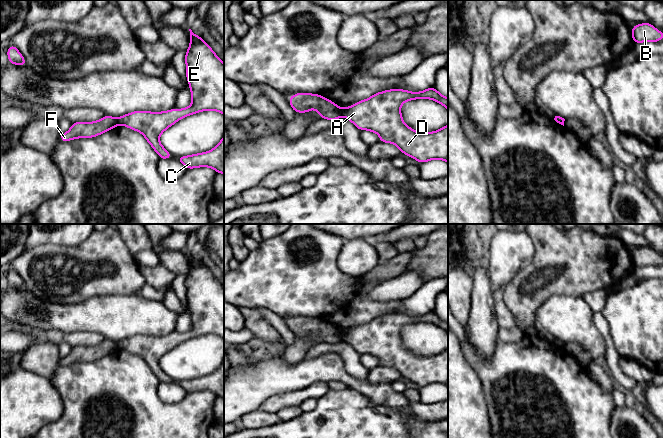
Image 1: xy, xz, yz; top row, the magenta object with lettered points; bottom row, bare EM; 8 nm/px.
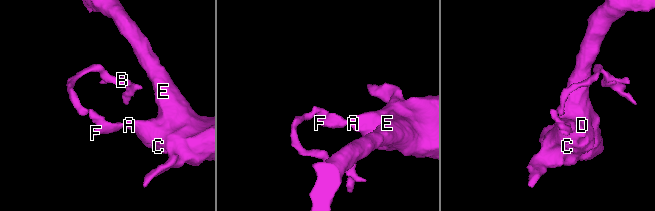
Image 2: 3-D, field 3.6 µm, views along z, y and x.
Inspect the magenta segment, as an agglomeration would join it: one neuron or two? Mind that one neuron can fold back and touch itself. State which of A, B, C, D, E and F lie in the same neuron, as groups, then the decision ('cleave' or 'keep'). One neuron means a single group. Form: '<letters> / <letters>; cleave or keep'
A C D E / B F; cleave

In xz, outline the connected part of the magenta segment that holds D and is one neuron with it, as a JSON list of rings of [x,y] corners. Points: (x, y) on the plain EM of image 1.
[[[435,311],[421,316],[410,316],[402,313],[390,313],[374,318],[350,331],[340,332],[341,340],[350,344],[359,354],[368,354],[380,360],[380,366],[393,367],[401,375],[420,387],[441,383],[448,387],[448,348],[435,356],[417,356],[408,351],[401,339],[401,329],[414,323],[432,323],[448,334],[448,322],[440,318]]]

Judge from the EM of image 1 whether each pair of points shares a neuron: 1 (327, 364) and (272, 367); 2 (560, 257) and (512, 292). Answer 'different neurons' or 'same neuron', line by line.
1: same neuron
2: same neuron

